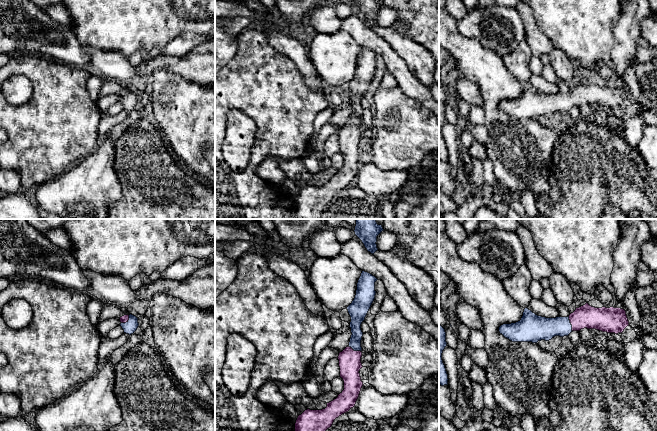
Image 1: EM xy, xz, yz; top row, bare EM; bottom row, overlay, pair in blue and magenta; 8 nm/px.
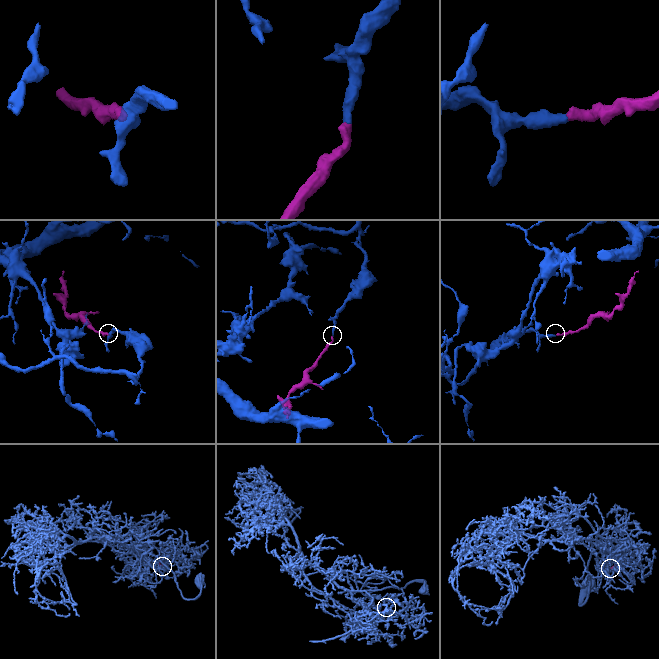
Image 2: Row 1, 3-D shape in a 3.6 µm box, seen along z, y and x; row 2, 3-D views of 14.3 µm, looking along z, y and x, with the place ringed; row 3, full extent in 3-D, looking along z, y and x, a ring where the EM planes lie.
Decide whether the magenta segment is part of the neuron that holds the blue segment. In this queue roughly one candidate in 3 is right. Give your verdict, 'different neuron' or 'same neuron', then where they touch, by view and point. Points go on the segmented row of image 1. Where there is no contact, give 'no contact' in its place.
same neuron | yz (570, 323)

